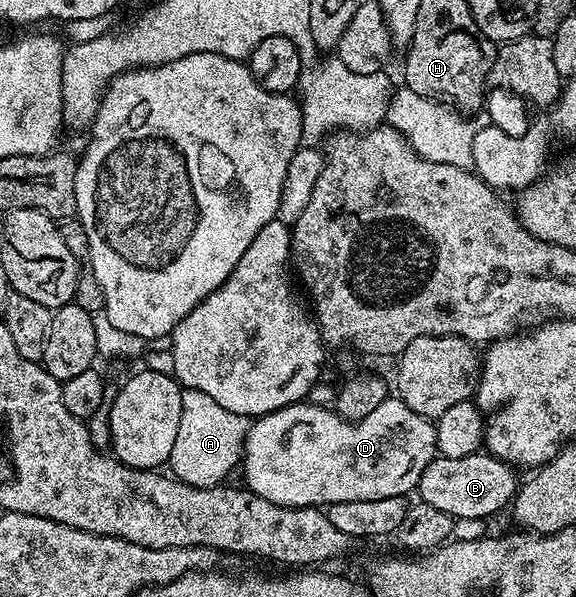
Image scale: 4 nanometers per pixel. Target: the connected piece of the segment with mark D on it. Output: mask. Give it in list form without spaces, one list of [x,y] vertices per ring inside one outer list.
[[[388,397],[377,409],[357,422],[349,422],[330,408],[327,410],[309,402],[293,403],[258,416],[250,424],[241,470],[245,477],[244,486],[254,495],[280,507],[318,509],[339,501],[379,501],[383,497],[408,496],[423,477],[423,469],[438,458],[436,426],[419,413],[407,409],[399,397]]]

